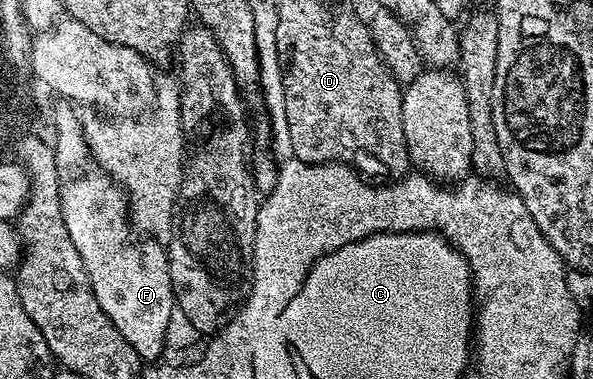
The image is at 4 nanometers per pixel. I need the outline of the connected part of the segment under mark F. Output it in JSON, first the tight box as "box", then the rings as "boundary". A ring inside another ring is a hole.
{"box":[52,110,176,363],"boundary":[[[58,110],[54,114],[54,130],[52,145],[62,181],[64,224],[72,244],[76,244],[76,252],[80,252],[80,260],[84,260],[92,292],[96,292],[104,316],[136,348],[143,363],[157,363],[162,350],[167,349],[165,332],[176,307],[167,251],[158,240],[134,242],[126,191],[105,170],[96,168],[80,118],[78,122],[72,111]]]}

